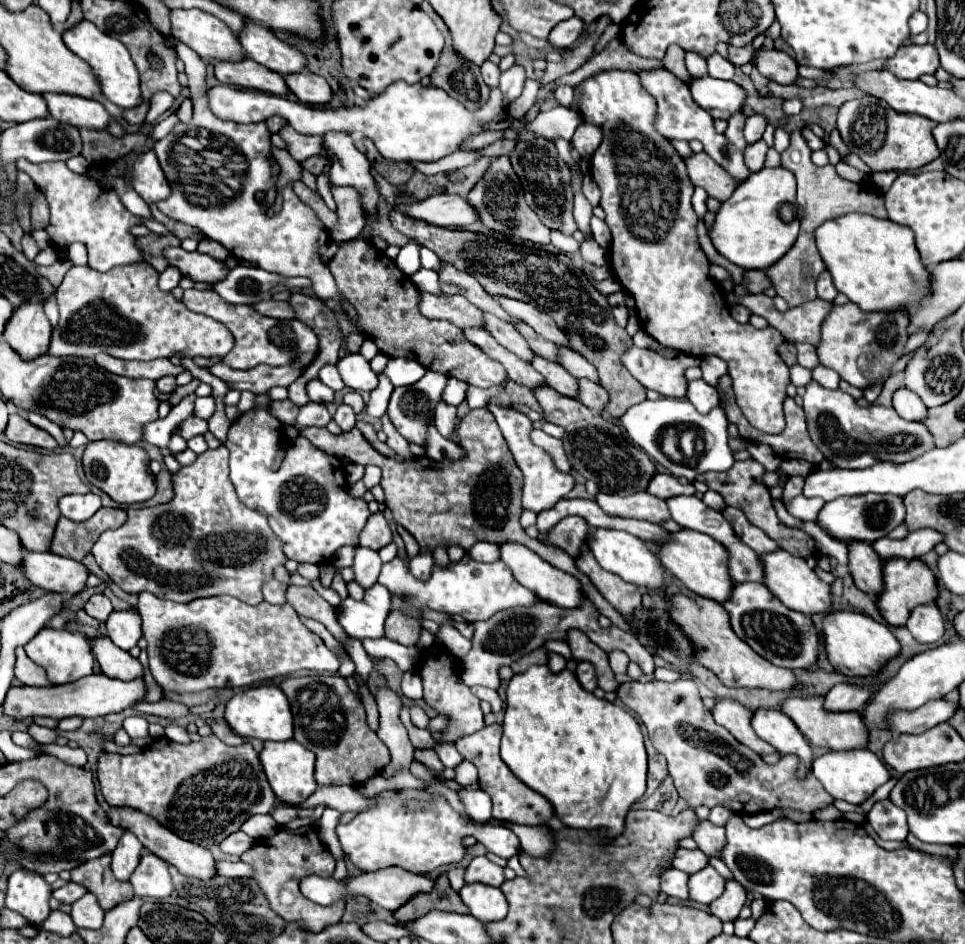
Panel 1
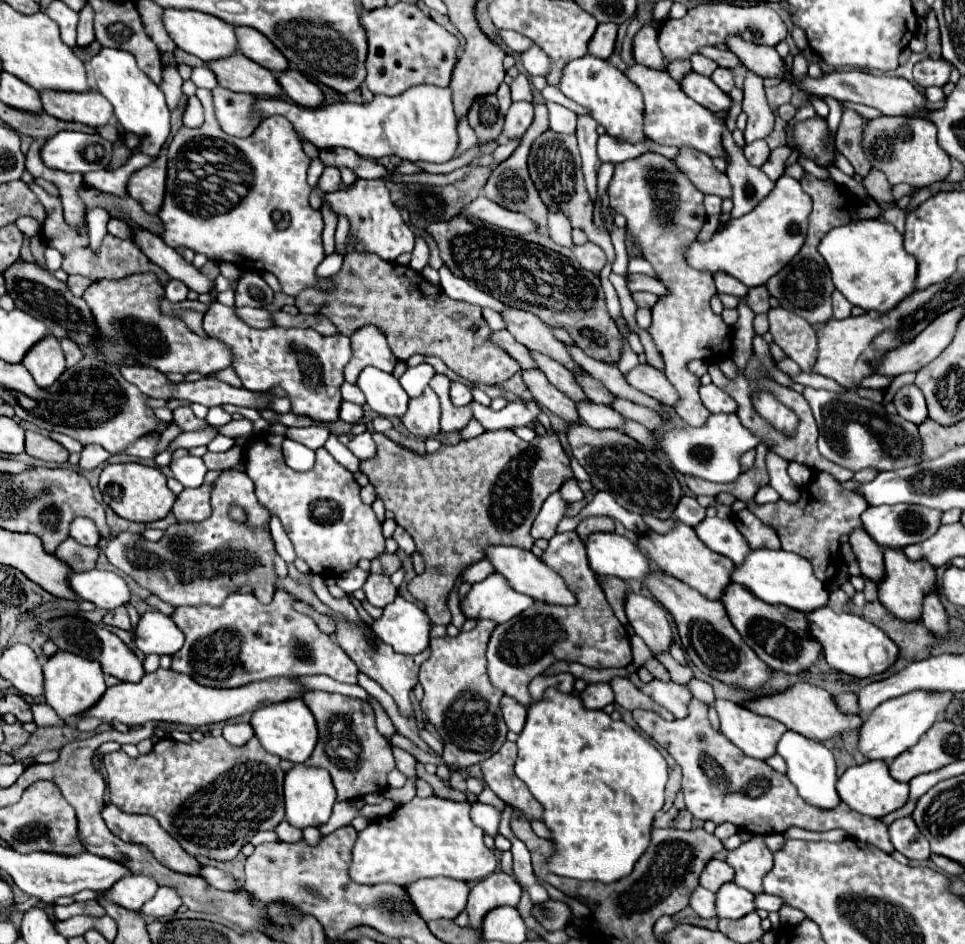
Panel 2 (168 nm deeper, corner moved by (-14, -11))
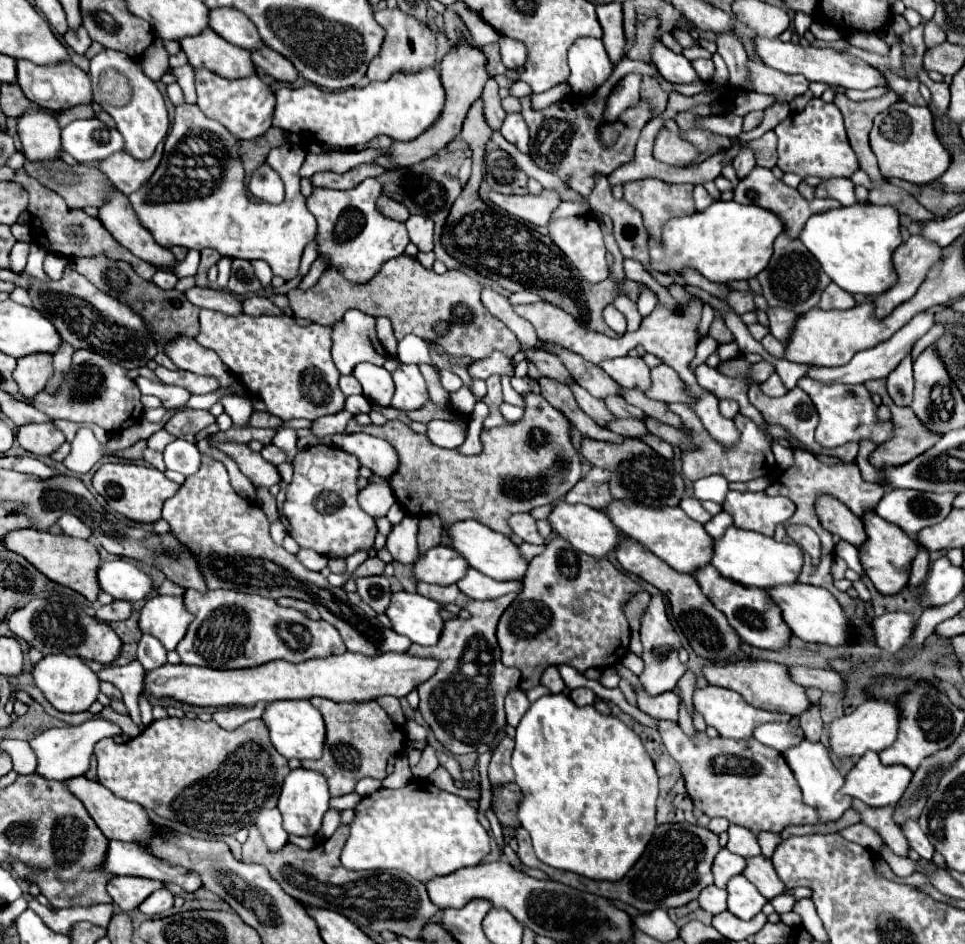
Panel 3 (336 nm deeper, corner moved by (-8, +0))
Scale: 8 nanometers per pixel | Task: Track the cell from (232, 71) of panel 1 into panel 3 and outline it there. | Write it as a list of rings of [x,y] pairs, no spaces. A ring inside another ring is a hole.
[[[204,29],[198,35],[184,37],[178,43],[192,67],[200,65],[228,79],[246,77],[254,69],[254,63],[246,49],[230,45],[212,29]]]

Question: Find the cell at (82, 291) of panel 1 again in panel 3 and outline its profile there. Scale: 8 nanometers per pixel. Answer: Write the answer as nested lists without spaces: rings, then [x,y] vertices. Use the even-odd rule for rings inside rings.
[[[180,337],[176,341],[170,341],[168,345],[164,345],[164,353],[176,363],[178,369],[186,369],[196,375],[216,377],[220,387],[228,389],[232,387],[232,383],[236,383],[236,377],[228,373],[230,369],[220,361],[220,357],[210,349],[198,345],[192,337]]]

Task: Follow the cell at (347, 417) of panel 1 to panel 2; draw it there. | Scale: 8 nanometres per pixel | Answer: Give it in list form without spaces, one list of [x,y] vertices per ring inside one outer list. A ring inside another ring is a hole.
[[[362,432],[362,434],[354,436],[354,438],[350,440],[348,448],[350,448],[352,454],[354,454],[356,458],[360,458],[360,460],[370,458],[370,456],[374,456],[374,452],[376,452],[376,448],[374,448],[374,440],[372,440],[370,432]]]

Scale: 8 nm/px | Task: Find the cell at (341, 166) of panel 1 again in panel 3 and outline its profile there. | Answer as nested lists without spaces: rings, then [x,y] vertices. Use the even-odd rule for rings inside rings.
[[[366,179],[356,189],[348,191],[314,189],[306,201],[308,211],[318,221],[318,233],[314,239],[318,257],[324,257],[328,267],[340,271],[344,279],[358,285],[370,281],[386,261],[402,255],[410,243],[406,225],[384,217],[376,209],[380,193],[382,185],[376,179]]]

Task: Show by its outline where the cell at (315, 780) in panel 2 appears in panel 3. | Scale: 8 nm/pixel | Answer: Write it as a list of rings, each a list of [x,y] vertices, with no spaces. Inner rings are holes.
[[[308,769],[290,771],[288,777],[284,779],[280,801],[278,801],[278,809],[280,809],[282,821],[284,821],[282,823],[284,831],[288,835],[314,837],[322,827],[322,817],[328,811],[328,801],[330,801],[330,793],[328,793],[328,783],[326,783],[324,775],[320,775],[316,771],[308,771]]]

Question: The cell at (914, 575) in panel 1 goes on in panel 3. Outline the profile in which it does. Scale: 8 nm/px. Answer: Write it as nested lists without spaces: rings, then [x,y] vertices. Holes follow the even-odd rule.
[[[874,509],[862,515],[862,523],[866,529],[866,541],[858,547],[858,555],[866,575],[880,593],[898,593],[902,587],[908,585],[912,557],[916,557],[916,549],[918,549],[916,541],[910,539],[898,525],[878,517]]]

